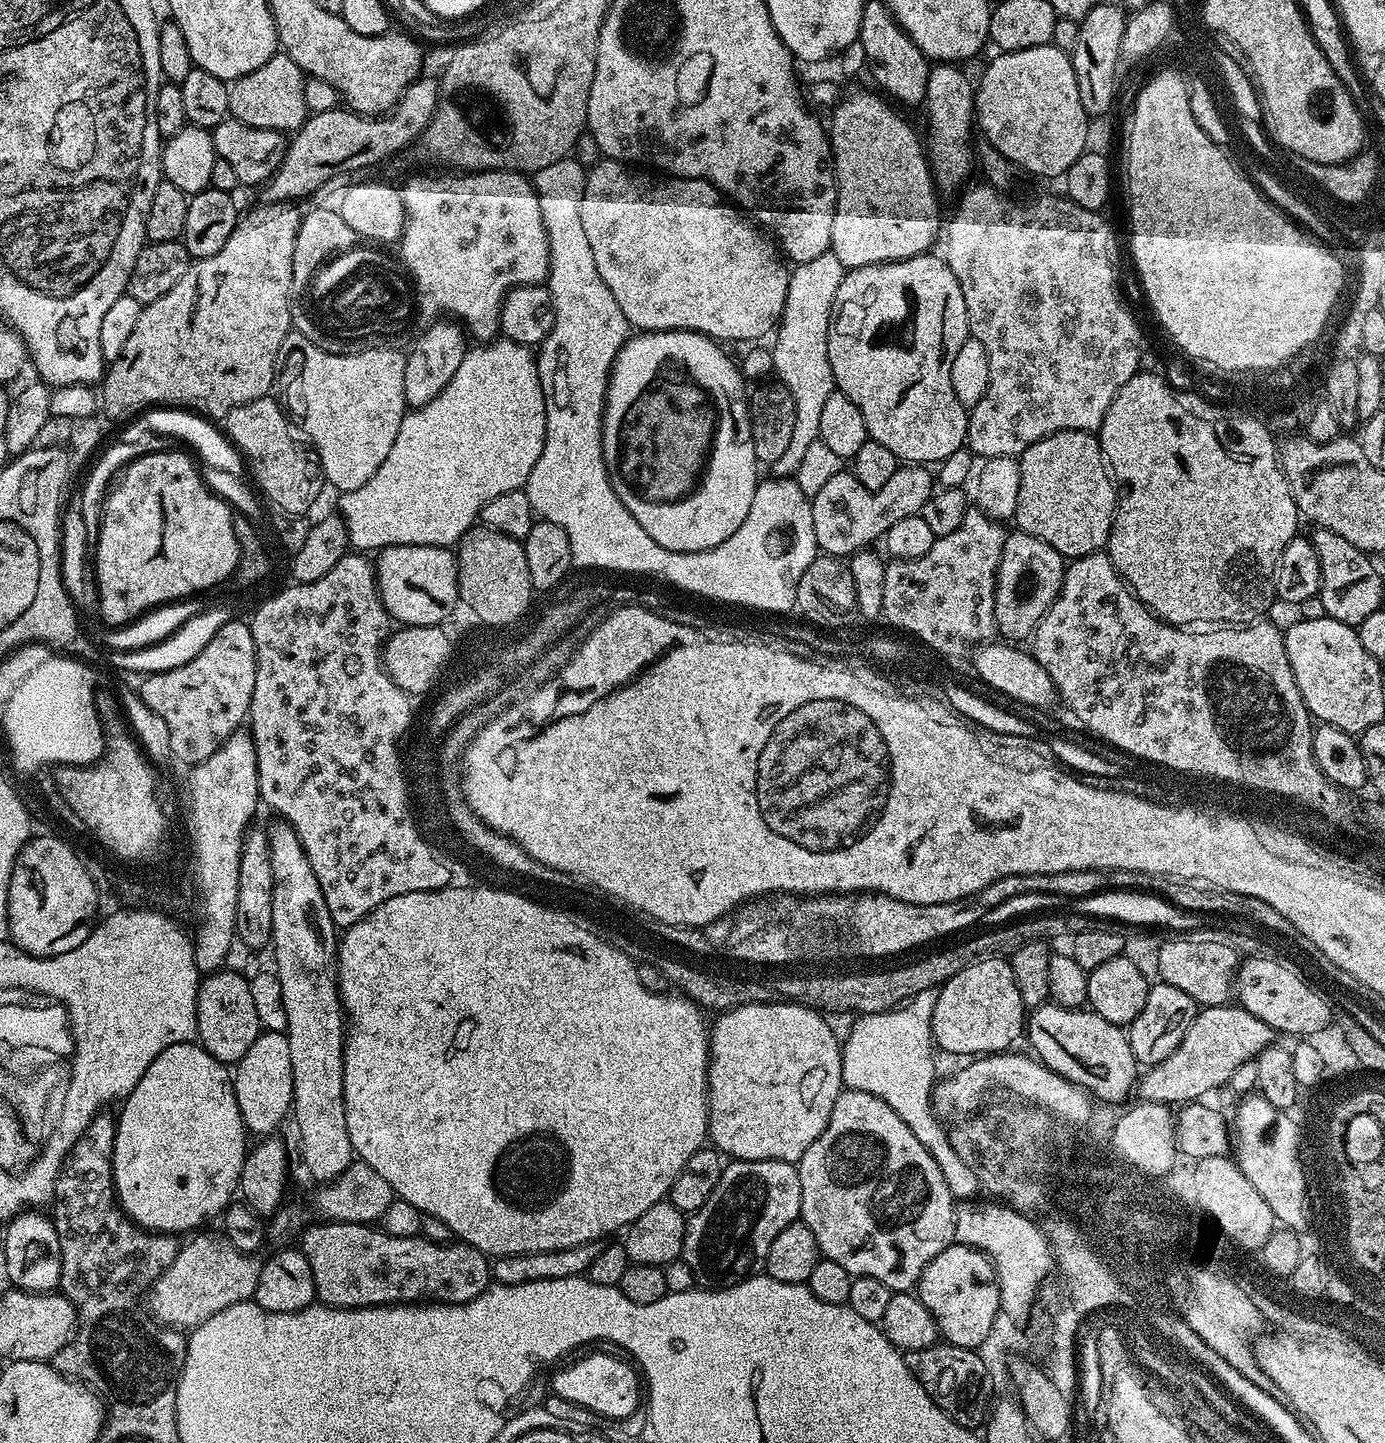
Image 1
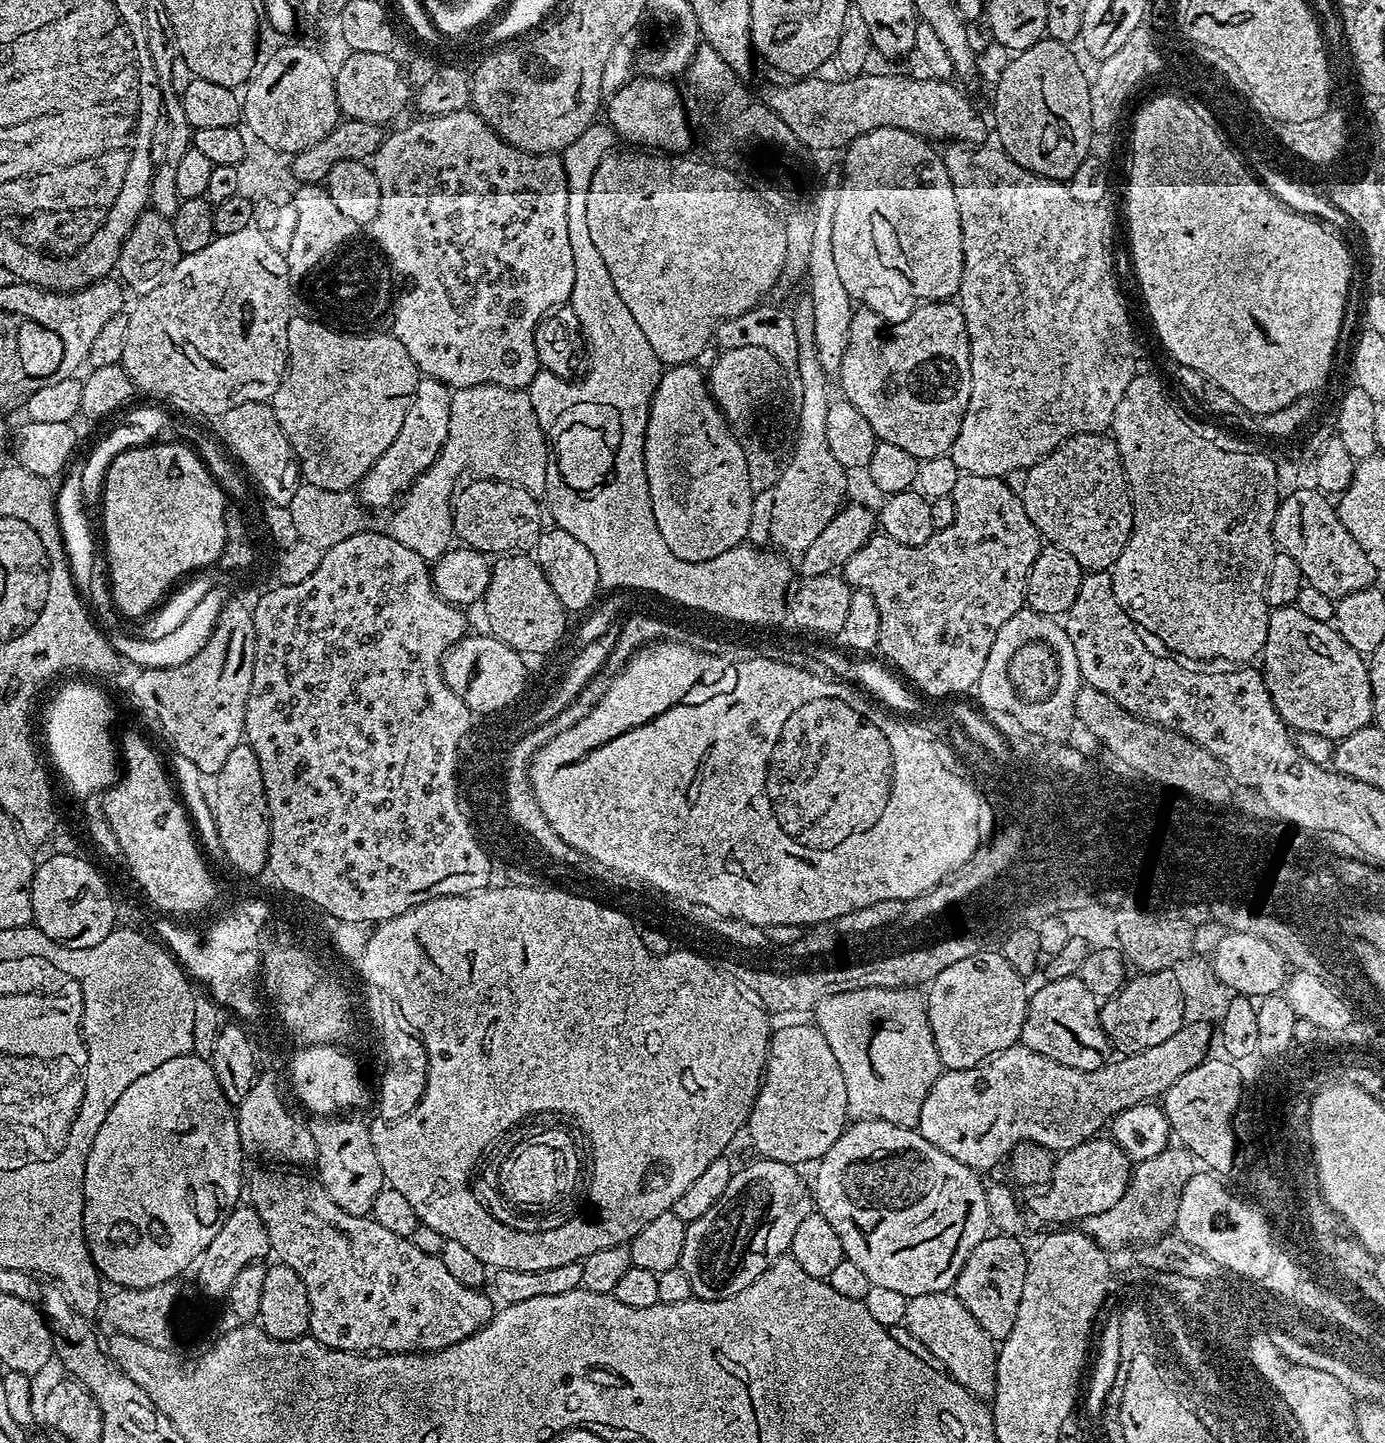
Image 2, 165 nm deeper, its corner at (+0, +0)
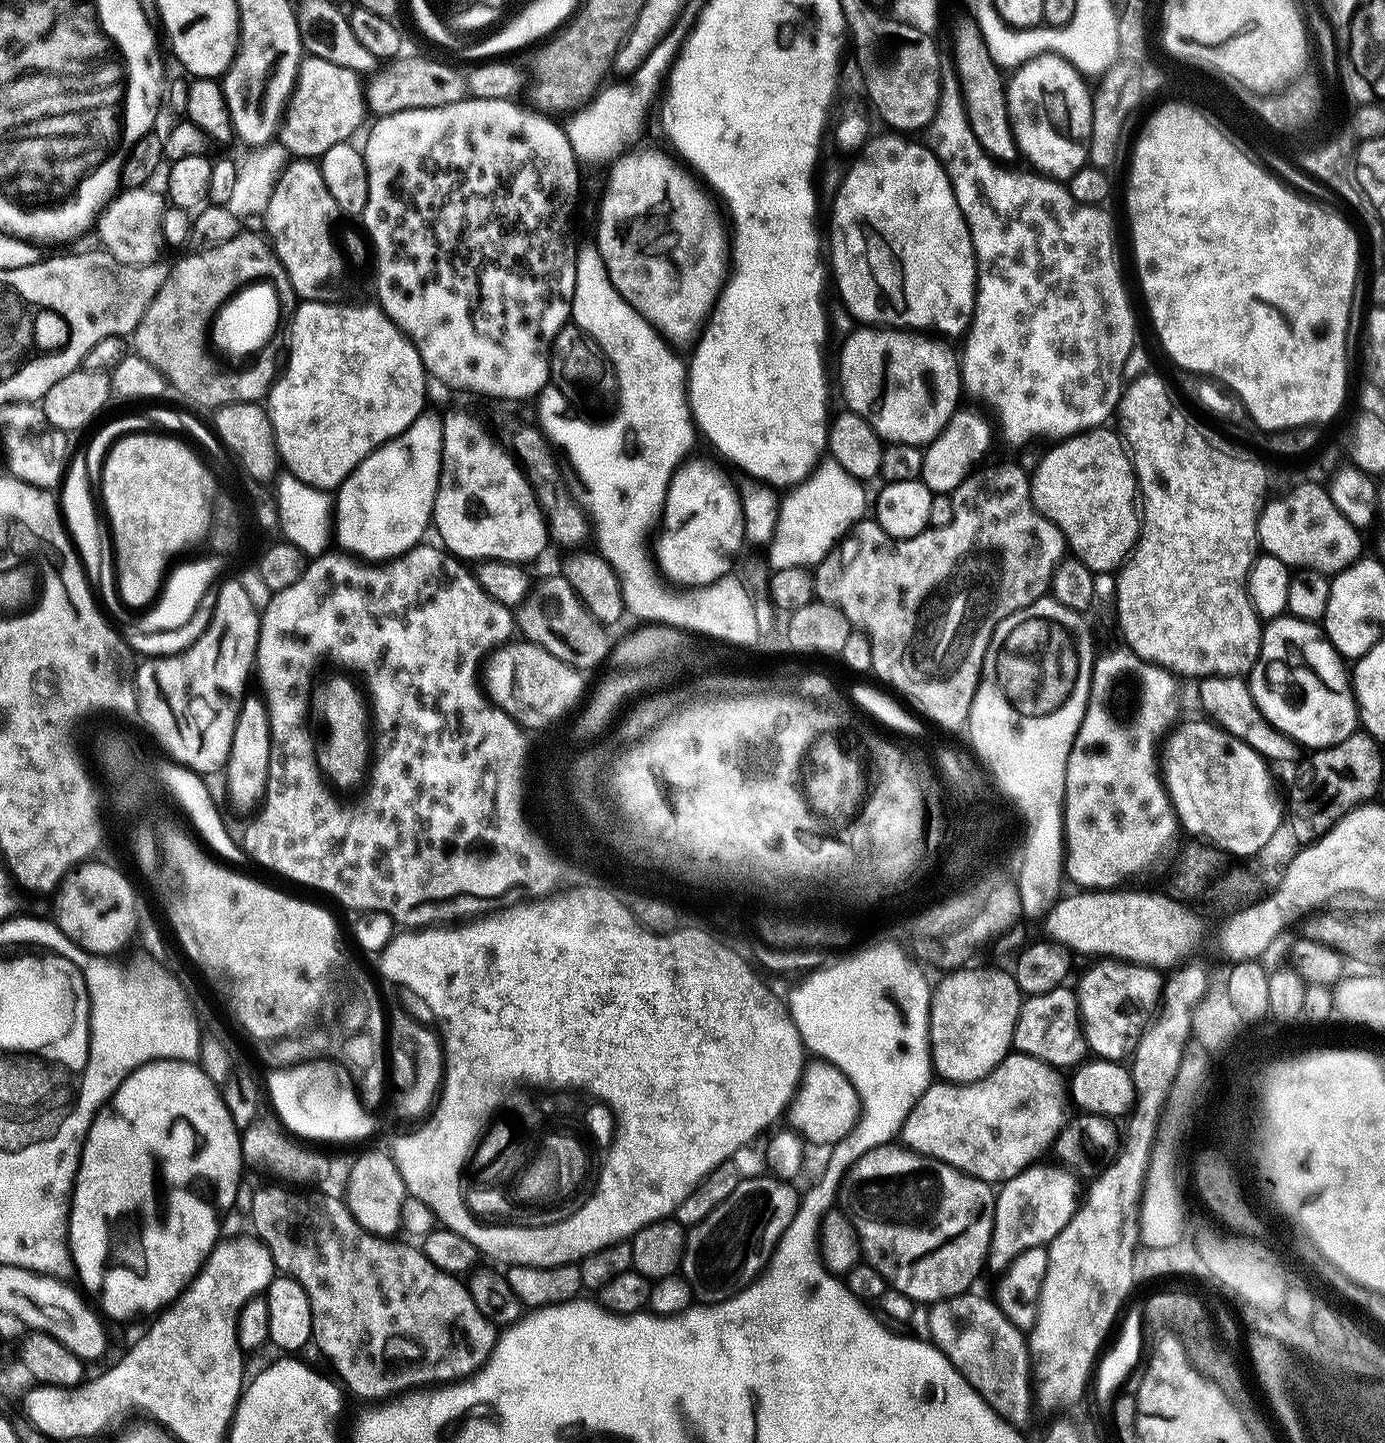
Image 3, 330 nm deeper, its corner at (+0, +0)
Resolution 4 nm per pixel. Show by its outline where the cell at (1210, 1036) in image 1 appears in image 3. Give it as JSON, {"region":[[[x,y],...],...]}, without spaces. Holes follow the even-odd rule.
{"region":[[[1013,1050],[997,1068],[990,1070],[990,1074],[978,1082],[929,1084],[910,1114],[904,1117],[904,1125],[898,1133],[899,1139],[903,1147],[911,1152],[941,1160],[959,1172],[965,1172],[967,1176],[999,1186],[1014,1178],[1023,1168],[1031,1168],[1037,1163],[1043,1157],[1040,1155],[1055,1145],[1056,1135],[1064,1129],[1070,1116],[1070,1092],[1065,1077],[1063,1080],[1060,1076],[1063,1076],[1061,1069]]]}

